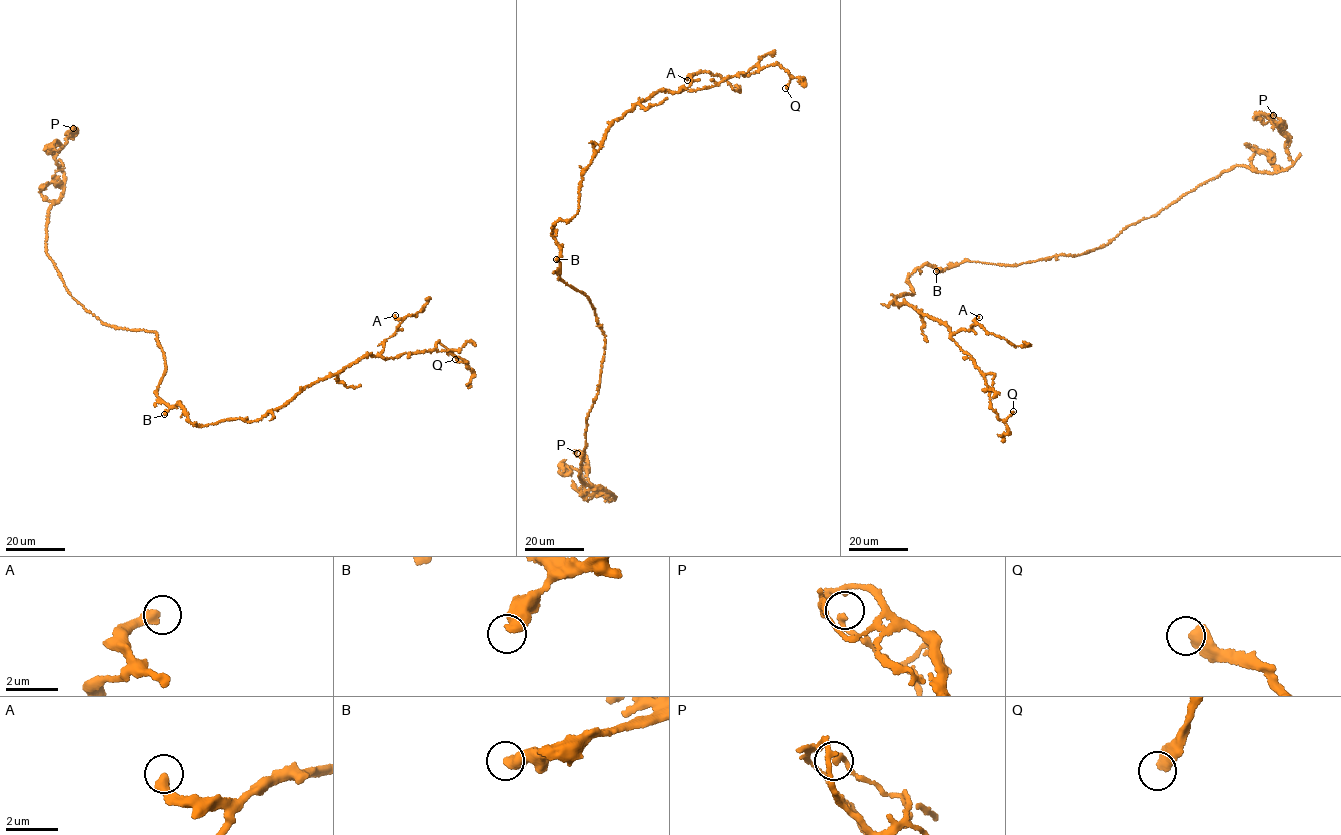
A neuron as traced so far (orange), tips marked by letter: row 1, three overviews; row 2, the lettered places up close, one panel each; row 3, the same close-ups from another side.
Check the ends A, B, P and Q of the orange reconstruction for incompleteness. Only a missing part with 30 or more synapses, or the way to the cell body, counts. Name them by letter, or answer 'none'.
none

